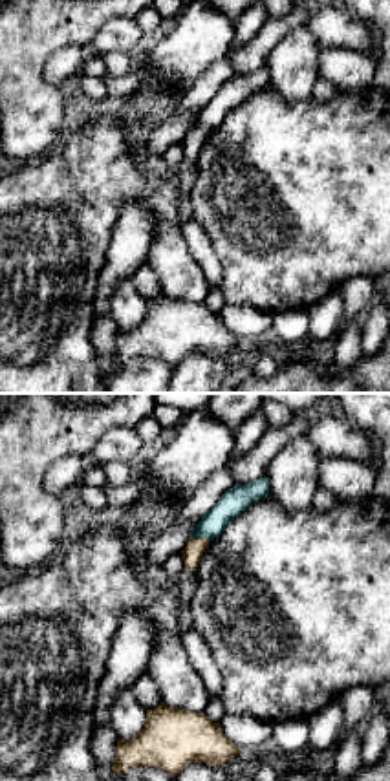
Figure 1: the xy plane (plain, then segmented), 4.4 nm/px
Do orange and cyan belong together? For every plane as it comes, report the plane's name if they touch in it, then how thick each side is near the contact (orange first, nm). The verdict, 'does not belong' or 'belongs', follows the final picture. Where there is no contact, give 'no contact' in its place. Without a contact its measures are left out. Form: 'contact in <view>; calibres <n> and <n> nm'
contact in xy; calibres 90 and 110 nm

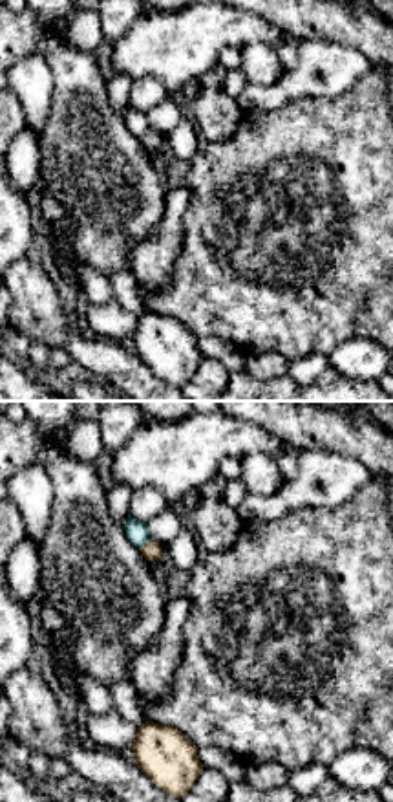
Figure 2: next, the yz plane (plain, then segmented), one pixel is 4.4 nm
contact in yz; calibres 80 and 100 nm

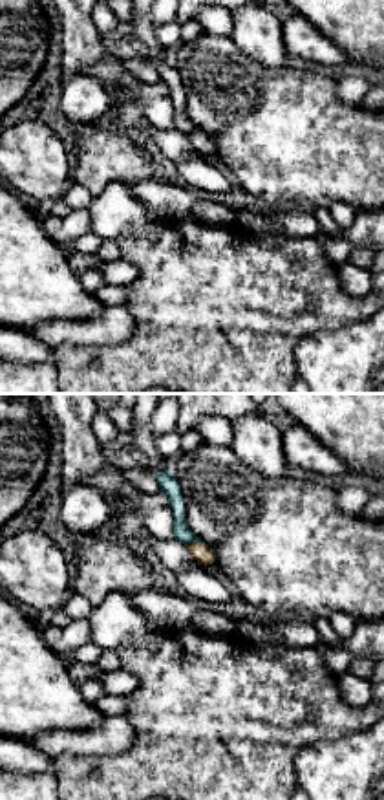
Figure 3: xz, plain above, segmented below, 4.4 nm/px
contact in xz; calibres 80 and 80 nm

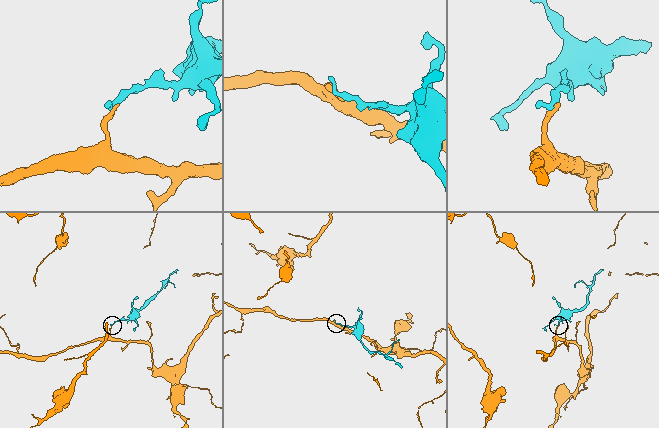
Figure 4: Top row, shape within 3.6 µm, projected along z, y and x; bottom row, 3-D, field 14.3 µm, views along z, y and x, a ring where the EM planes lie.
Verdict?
does not belong

